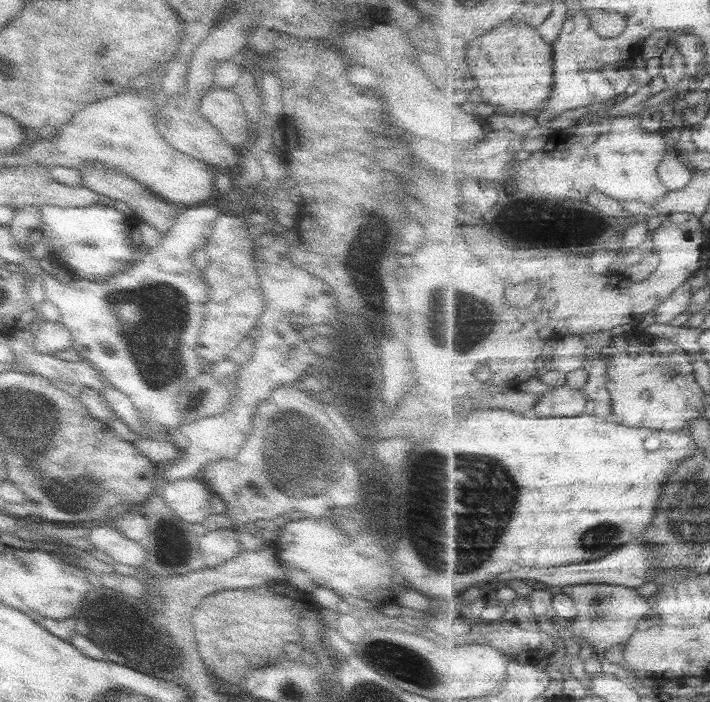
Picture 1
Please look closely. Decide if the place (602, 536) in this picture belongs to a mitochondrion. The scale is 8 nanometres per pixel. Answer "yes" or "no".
yes

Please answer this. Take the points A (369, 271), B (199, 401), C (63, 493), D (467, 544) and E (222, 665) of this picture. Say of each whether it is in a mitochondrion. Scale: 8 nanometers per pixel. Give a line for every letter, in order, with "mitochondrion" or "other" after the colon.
A: other
B: mitochondrion
C: mitochondrion
D: mitochondrion
E: other

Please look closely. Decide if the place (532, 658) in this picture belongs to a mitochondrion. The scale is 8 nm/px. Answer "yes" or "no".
no

